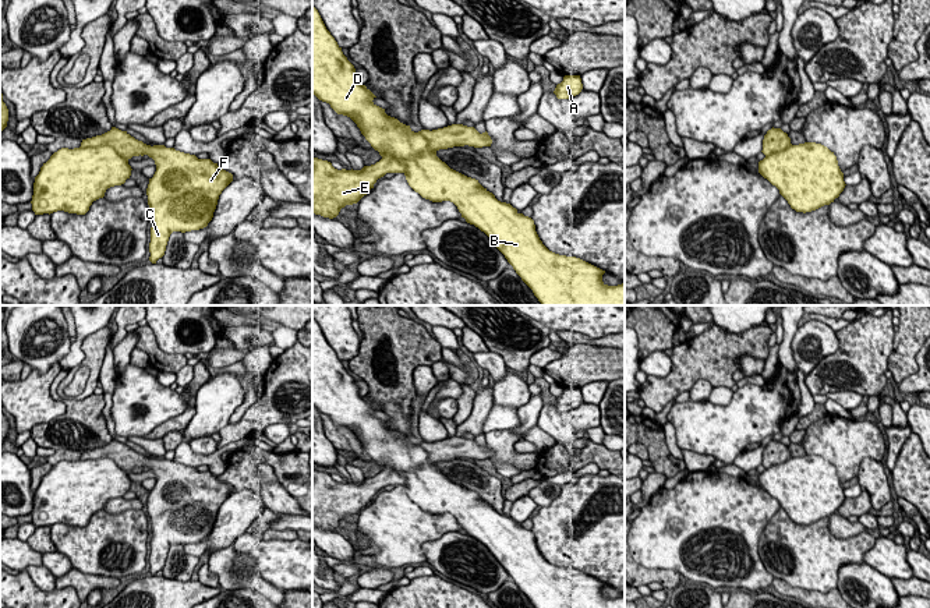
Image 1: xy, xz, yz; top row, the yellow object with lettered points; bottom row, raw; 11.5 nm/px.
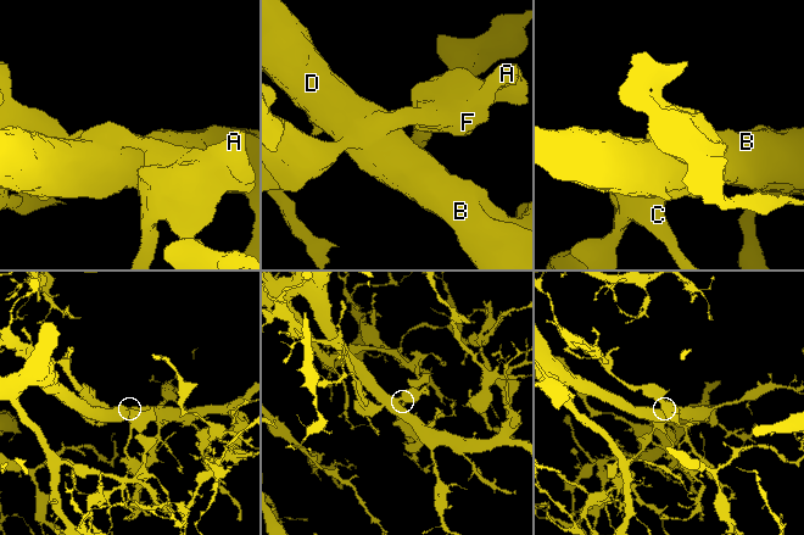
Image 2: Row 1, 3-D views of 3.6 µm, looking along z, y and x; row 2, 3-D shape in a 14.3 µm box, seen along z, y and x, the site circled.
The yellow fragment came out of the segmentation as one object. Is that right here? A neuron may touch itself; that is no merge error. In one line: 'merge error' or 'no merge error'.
merge error

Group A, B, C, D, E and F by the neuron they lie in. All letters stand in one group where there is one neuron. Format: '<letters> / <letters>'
A C E F / B D

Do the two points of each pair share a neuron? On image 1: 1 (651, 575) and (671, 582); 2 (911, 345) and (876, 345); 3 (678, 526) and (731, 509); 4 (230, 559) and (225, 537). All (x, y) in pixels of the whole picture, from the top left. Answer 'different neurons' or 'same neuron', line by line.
1: same neuron
2: different neurons
3: same neuron
4: different neurons

